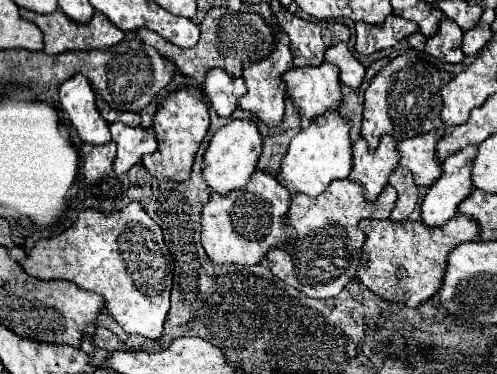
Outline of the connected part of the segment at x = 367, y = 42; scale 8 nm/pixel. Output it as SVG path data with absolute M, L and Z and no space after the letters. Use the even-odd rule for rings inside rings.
M389 15L383 25L369 25L369 23L357 23L357 43L355 51L361 55L371 55L375 51L387 49L397 45L401 39L409 37L411 33L419 31L413 21L405 21L403 17Z

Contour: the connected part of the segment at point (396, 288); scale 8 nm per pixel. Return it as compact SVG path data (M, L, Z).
M465 215L453 217L443 227L427 227L423 221L389 221L389 219L385 221L365 219L359 226L365 228L367 234L367 241L361 253L361 265L357 269L359 281L381 299L399 301L409 307L425 303L439 291L447 269L447 255L451 253L451 249L479 237L477 221Z

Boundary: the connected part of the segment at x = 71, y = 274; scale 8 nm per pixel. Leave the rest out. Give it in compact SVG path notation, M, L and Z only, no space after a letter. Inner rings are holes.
M131 201L127 207L113 213L83 209L67 231L47 241L37 241L25 261L21 261L21 267L37 279L67 279L73 283L85 283L87 291L99 293L105 299L107 311L127 333L137 333L147 339L159 339L163 335L163 321L169 311L169 293L173 284L173 260L161 227L145 213L139 201Z

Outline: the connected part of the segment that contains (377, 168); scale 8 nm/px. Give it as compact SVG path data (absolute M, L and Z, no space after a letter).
M361 137L353 145L353 171L349 179L363 183L365 199L375 201L381 189L387 185L389 173L399 165L401 153L397 153L395 137L381 137L375 151L367 149L367 141Z

